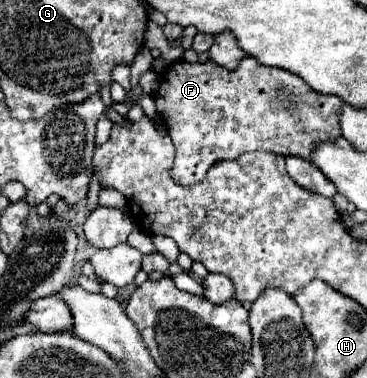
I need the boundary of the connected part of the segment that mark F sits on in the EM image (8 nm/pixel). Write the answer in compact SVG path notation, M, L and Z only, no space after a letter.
M244 57L236 71L228 71L212 59L204 63L176 61L164 73L160 87L154 93L154 103L176 147L176 159L172 167L174 181L184 187L200 183L206 177L208 167L236 159L246 151L274 151L280 155L296 155L308 159L314 143L322 143L340 135L338 117L344 105L340 97L322 95L294 73L260 65L254 57Z

